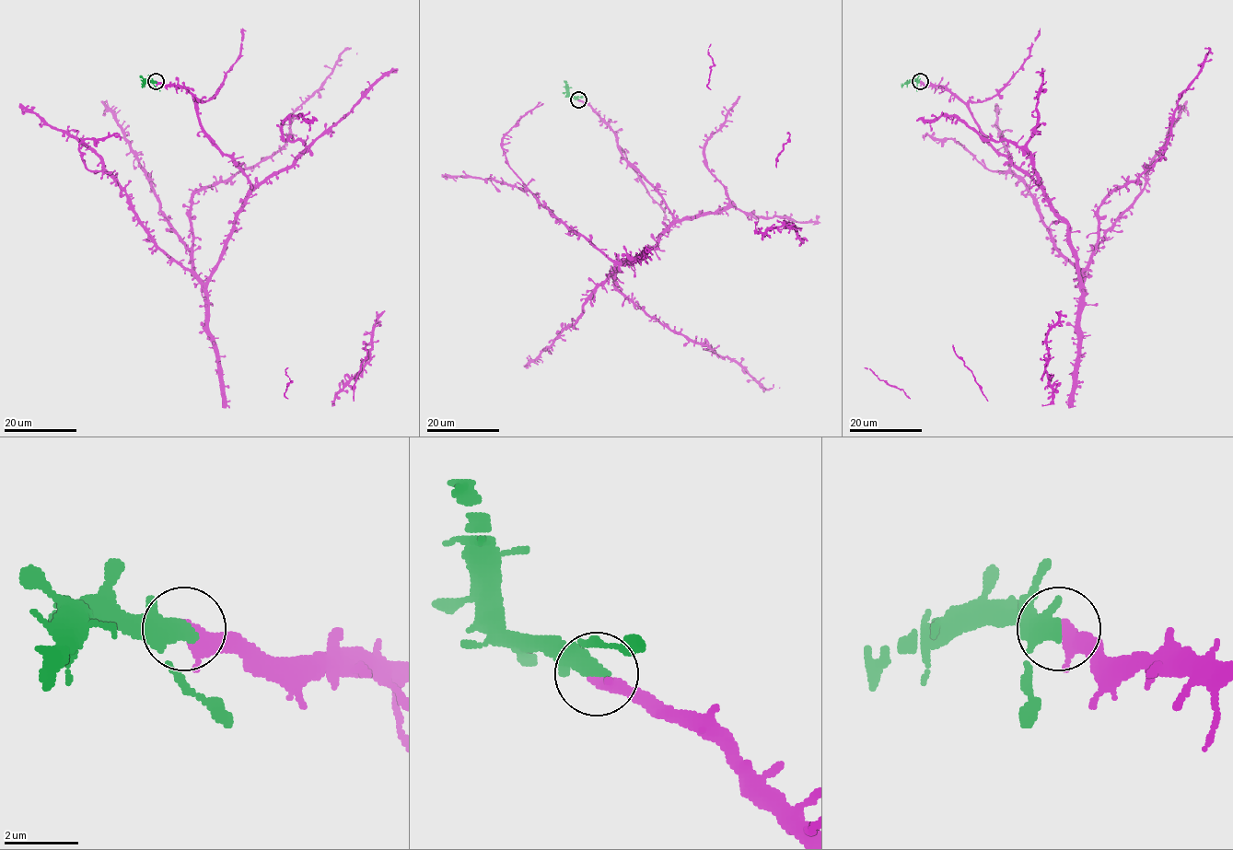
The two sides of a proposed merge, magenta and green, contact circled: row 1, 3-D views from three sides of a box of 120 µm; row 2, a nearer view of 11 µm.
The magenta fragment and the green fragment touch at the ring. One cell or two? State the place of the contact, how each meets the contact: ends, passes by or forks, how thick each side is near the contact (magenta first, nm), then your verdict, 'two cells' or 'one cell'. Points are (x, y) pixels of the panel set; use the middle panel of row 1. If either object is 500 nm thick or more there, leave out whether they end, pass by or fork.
place (578, 99); magenta ends; green forks; calibres 440 and 300 nm; one cell

